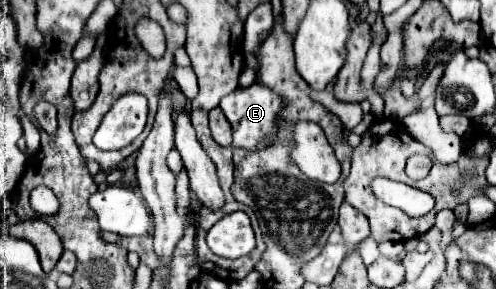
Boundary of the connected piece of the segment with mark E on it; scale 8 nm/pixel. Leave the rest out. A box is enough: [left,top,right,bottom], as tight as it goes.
[219,82,285,152]

